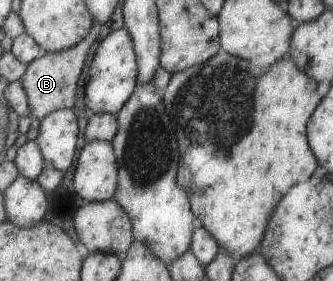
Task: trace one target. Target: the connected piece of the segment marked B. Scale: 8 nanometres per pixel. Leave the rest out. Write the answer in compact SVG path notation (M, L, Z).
M93 20L93 24L91 24L85 38L80 40L75 46L61 52L44 52L39 58L34 58L26 64L25 72L21 75L19 81L28 100L31 119L37 118L40 121L45 115L54 110L70 109L73 106L77 80L79 80L79 74L83 70L87 50L89 50L89 47L95 40L100 25L97 20Z

